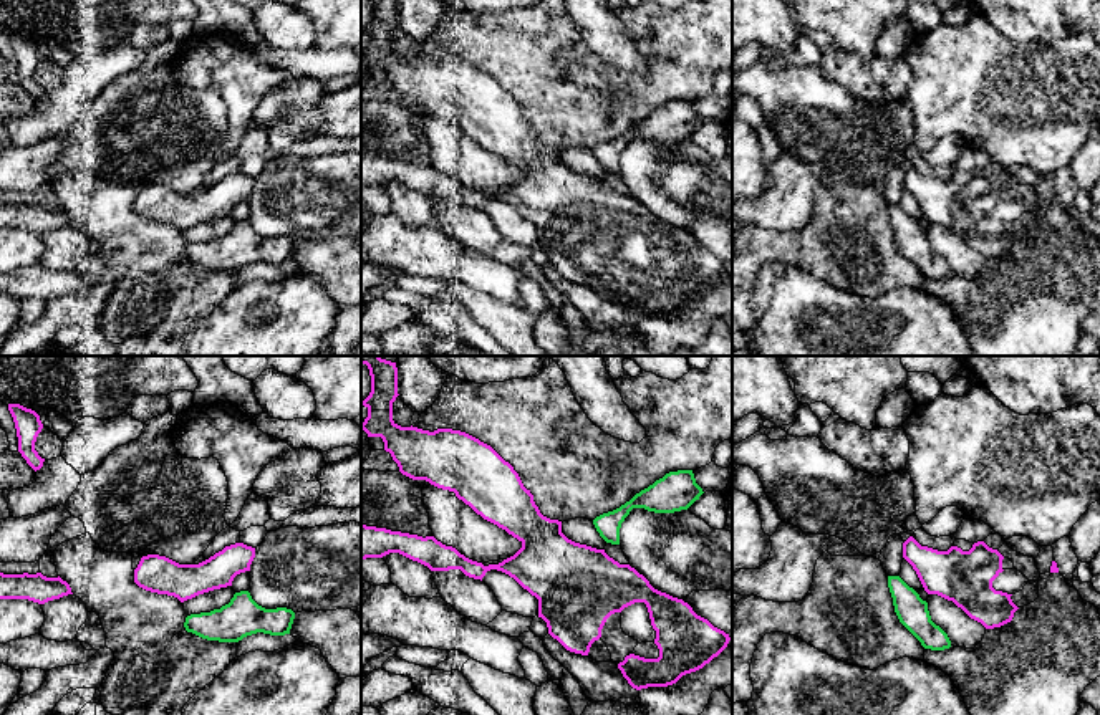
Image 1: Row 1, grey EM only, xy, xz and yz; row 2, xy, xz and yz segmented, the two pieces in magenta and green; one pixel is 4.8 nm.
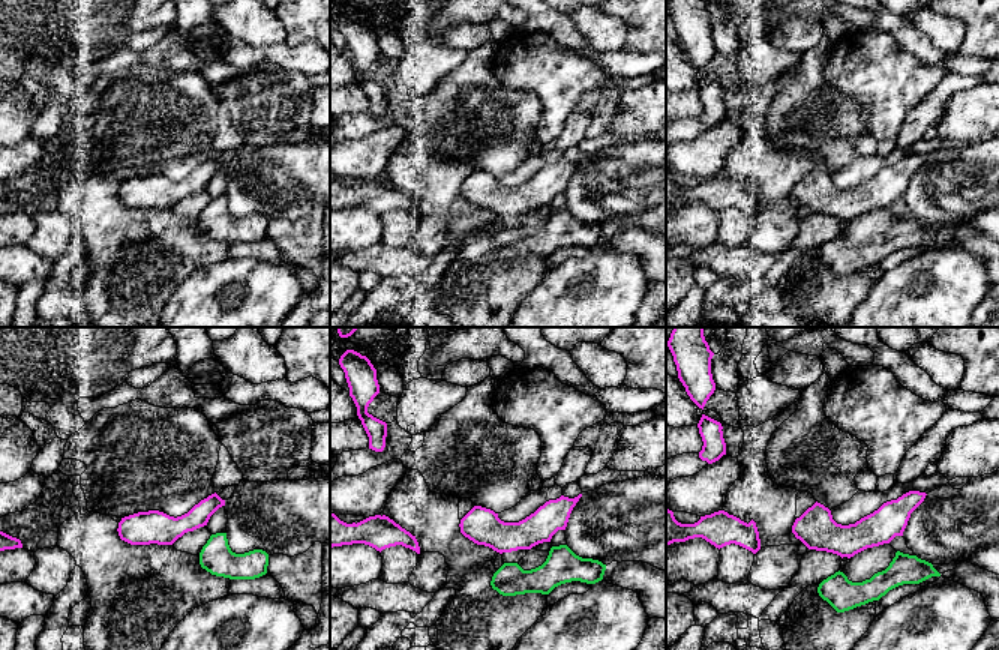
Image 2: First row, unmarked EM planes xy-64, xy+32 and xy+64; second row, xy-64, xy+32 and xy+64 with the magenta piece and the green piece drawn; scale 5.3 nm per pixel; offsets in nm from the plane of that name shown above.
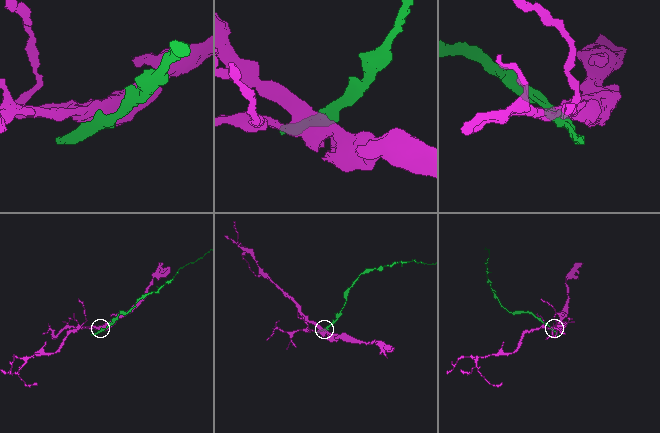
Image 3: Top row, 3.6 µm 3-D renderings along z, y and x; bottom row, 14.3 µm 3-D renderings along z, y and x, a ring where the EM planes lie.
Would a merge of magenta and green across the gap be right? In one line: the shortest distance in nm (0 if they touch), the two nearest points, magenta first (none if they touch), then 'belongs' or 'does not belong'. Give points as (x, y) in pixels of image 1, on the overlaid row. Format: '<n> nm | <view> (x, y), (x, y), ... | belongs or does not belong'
40 nm | yz (925, 590), (918, 595) | does not belong

